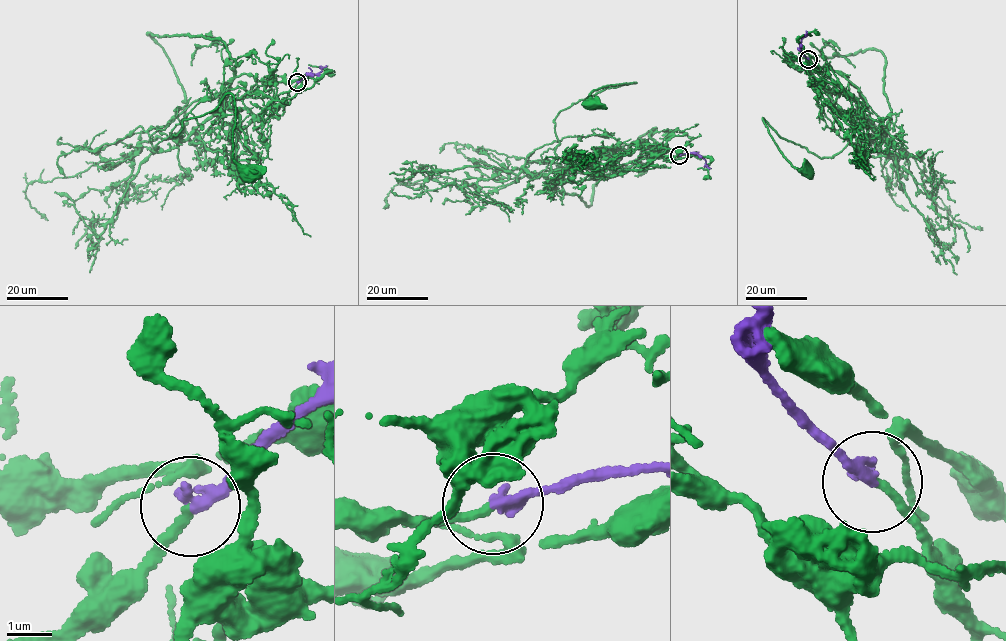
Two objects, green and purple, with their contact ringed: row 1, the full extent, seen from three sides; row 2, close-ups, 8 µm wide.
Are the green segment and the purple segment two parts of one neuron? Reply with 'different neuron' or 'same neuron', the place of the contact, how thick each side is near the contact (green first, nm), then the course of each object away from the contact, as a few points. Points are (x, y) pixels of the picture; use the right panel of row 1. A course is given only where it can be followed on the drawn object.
same neuron | (808, 59) | 190/280 nm | green via (808, 59), (822, 82), (855, 99), (875, 133), (822, 158), (763, 118), (783, 156), (808, 171) | purple via (808, 59), (799, 50), (806, 31)

